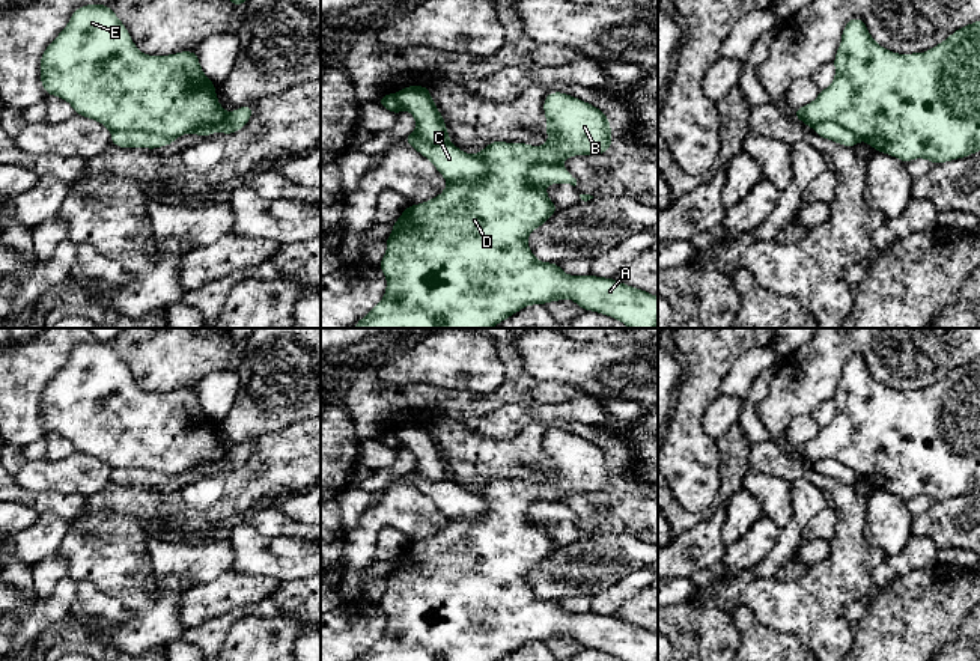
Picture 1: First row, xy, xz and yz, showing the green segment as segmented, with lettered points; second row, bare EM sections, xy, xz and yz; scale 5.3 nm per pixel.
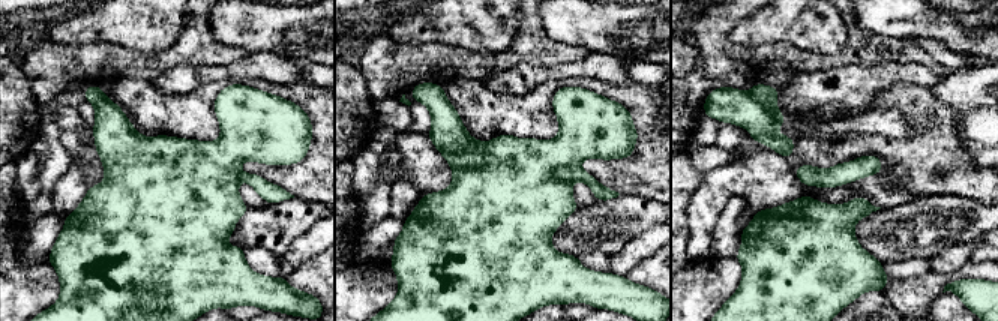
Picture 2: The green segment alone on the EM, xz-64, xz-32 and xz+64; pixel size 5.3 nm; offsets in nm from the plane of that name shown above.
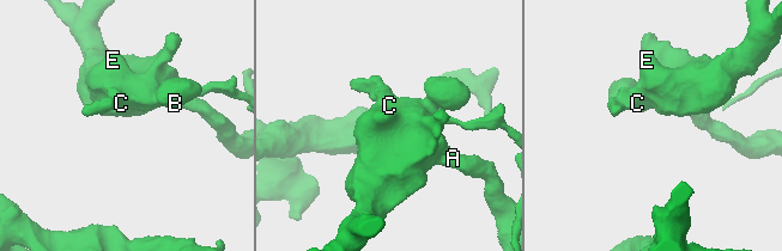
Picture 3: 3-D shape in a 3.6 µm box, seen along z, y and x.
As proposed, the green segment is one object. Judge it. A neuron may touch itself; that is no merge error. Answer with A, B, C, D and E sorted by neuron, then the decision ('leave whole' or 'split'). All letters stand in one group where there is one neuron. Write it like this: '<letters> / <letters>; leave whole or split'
A B D E / C; split

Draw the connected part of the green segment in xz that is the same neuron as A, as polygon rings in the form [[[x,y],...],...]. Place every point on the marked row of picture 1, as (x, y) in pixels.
[[[551,92],[543,113],[546,145],[495,140],[476,155],[488,169],[482,182],[447,182],[435,199],[405,208],[378,265],[387,279],[384,298],[354,328],[494,328],[527,306],[563,298],[629,328],[658,328],[658,297],[650,292],[616,279],[568,276],[560,263],[540,262],[531,253],[527,236],[558,208],[543,187],[528,181],[528,170],[537,164],[560,166],[575,155],[604,154],[613,145],[608,117],[586,101]]]

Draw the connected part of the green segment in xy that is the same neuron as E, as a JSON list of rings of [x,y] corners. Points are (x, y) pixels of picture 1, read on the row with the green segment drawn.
[[[92,3],[74,11],[66,27],[41,56],[41,84],[48,96],[63,98],[75,114],[93,119],[110,131],[142,129],[178,139],[203,125],[220,123],[227,114],[196,51],[143,54],[107,5]]]

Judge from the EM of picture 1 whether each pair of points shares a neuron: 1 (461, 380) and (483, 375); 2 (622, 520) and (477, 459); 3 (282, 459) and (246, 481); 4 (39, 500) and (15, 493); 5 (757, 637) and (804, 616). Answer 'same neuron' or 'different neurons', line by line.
1: same neuron
2: same neuron
3: same neuron
4: same neuron
5: different neurons

